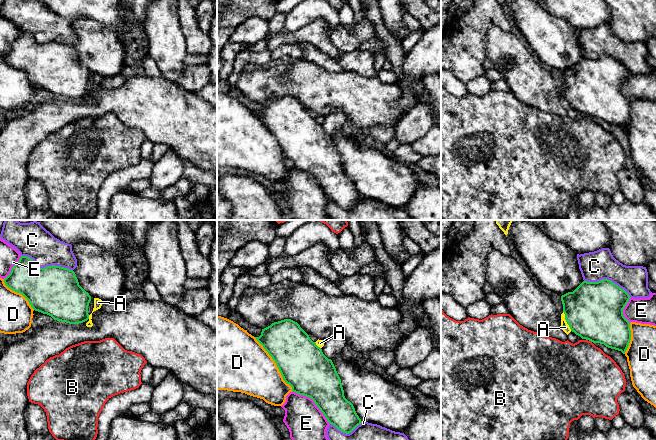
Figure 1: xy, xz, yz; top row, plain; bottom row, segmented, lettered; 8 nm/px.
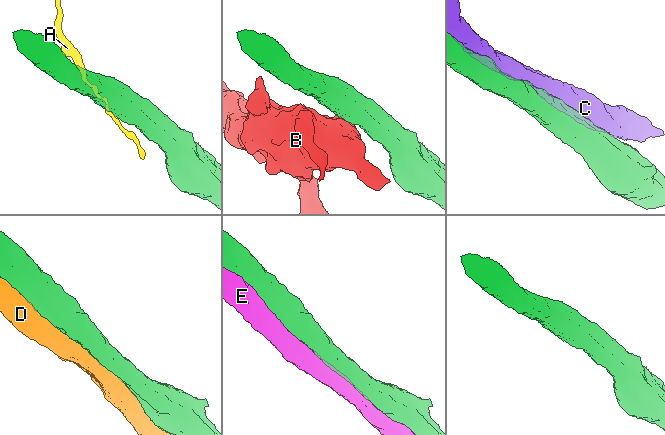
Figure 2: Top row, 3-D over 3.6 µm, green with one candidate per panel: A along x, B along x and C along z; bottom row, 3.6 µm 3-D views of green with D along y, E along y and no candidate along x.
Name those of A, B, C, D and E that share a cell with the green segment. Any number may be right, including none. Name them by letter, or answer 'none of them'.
none of them

